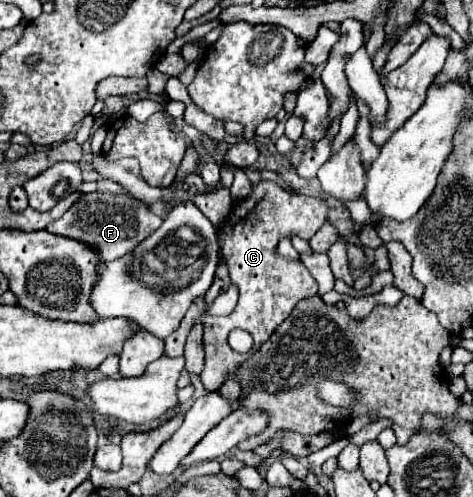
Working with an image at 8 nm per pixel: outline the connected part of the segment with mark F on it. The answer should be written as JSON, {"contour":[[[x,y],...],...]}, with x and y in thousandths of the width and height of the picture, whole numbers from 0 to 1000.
{"contour":[[[192,386],[192,390],[171,390],[167,402],[133,431],[133,439],[104,451],[95,463],[116,475],[175,483],[184,487],[184,495],[197,495],[205,503],[214,523],[243,523],[277,507],[336,455],[340,455],[340,439],[315,427],[315,419],[302,406],[285,398],[264,398],[260,390]]]}

